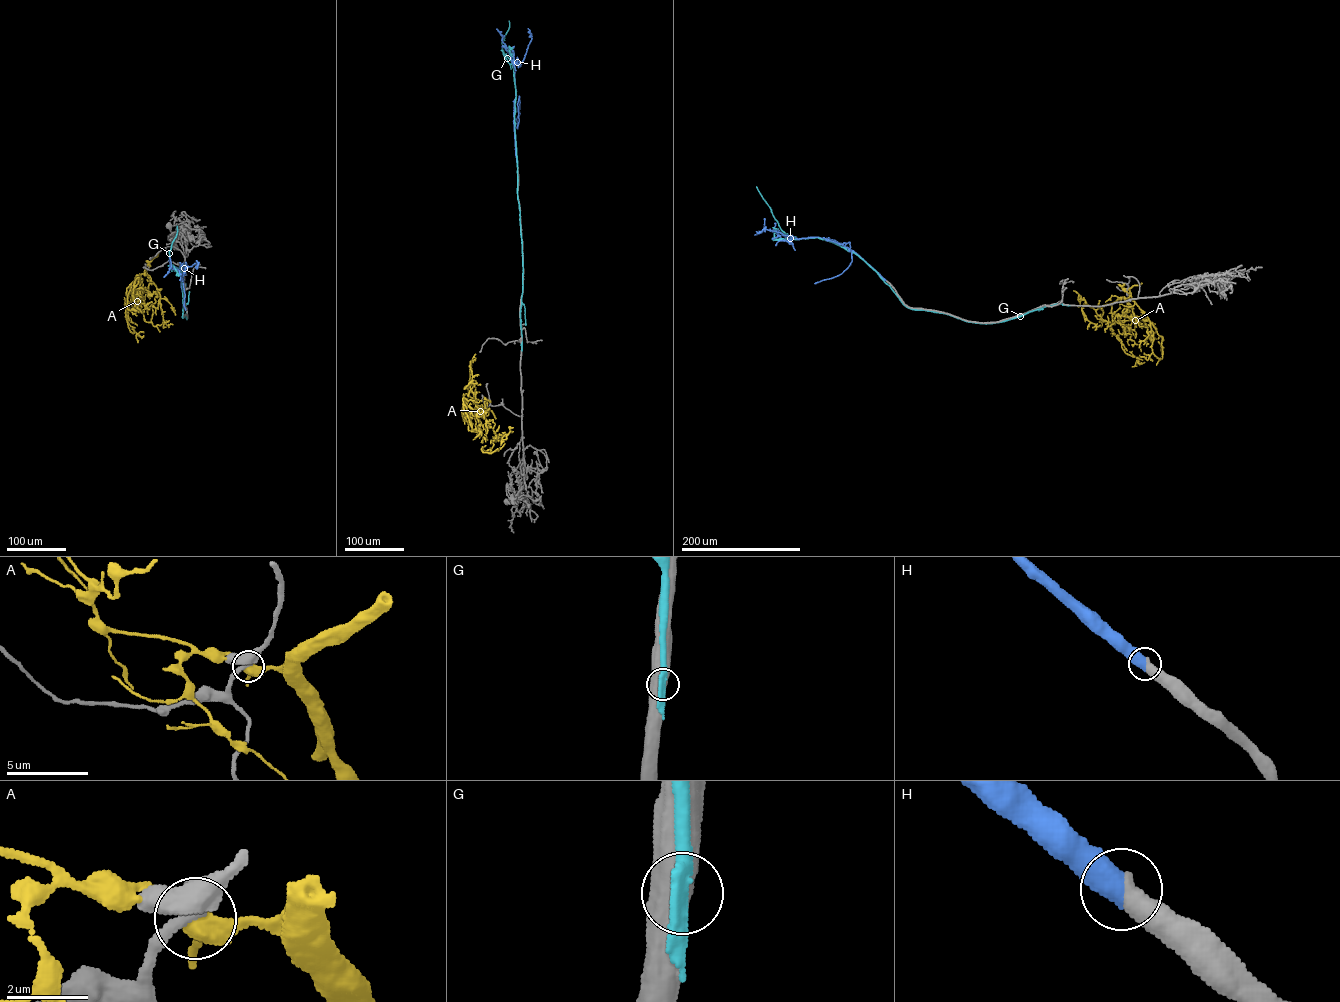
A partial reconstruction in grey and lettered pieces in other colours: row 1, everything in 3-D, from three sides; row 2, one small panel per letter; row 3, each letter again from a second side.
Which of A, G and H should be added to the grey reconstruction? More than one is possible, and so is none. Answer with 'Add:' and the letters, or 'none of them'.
Add: H

